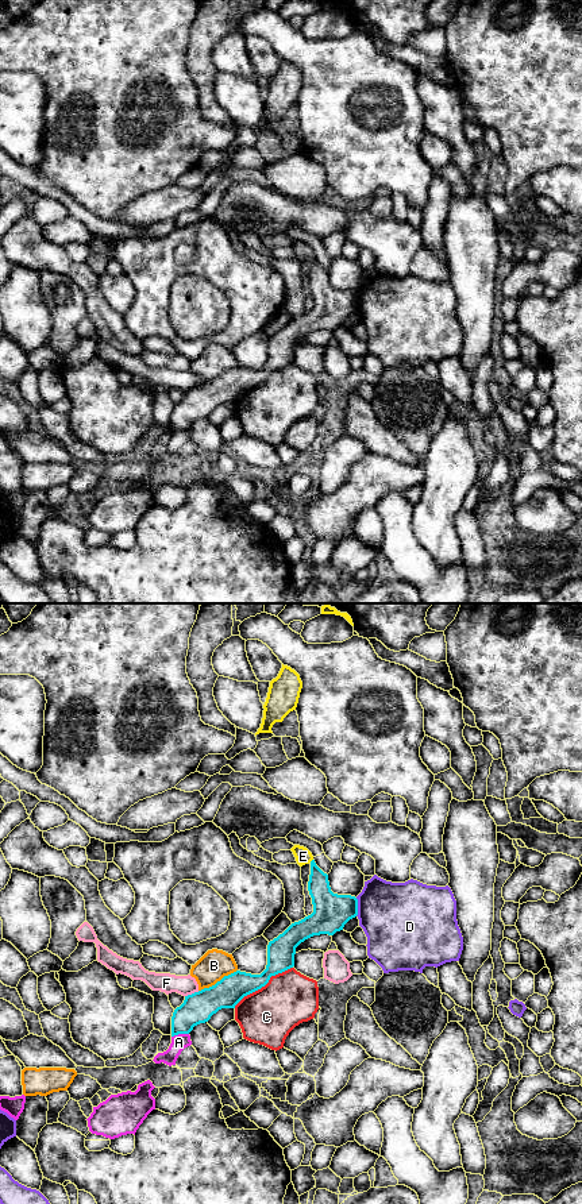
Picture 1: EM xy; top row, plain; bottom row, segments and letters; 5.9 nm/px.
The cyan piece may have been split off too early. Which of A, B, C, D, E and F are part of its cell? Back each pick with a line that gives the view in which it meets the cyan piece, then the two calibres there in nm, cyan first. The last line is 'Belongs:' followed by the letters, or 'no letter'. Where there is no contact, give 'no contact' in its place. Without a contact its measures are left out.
E: no contact
Belongs: E

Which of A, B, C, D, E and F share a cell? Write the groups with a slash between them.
A / B / C / D / E / F

